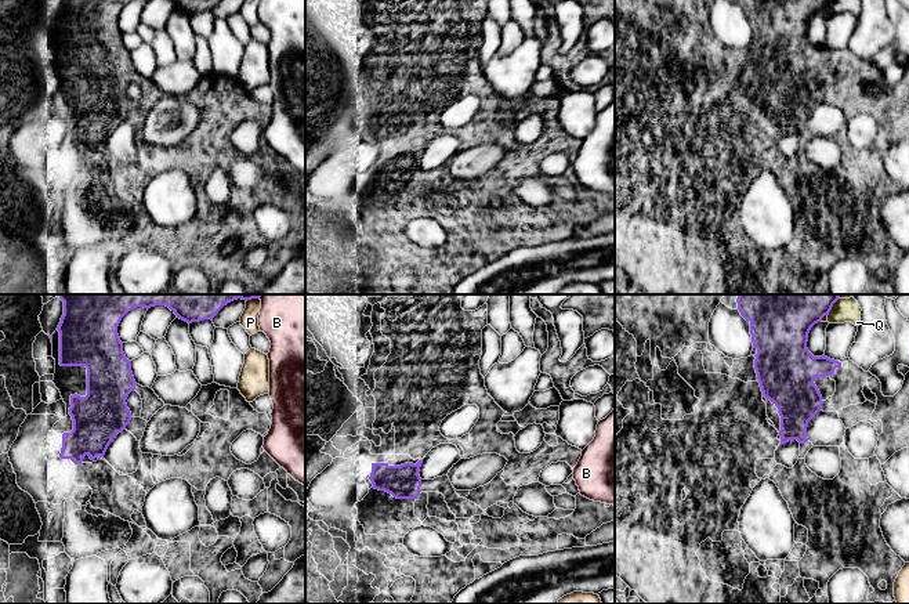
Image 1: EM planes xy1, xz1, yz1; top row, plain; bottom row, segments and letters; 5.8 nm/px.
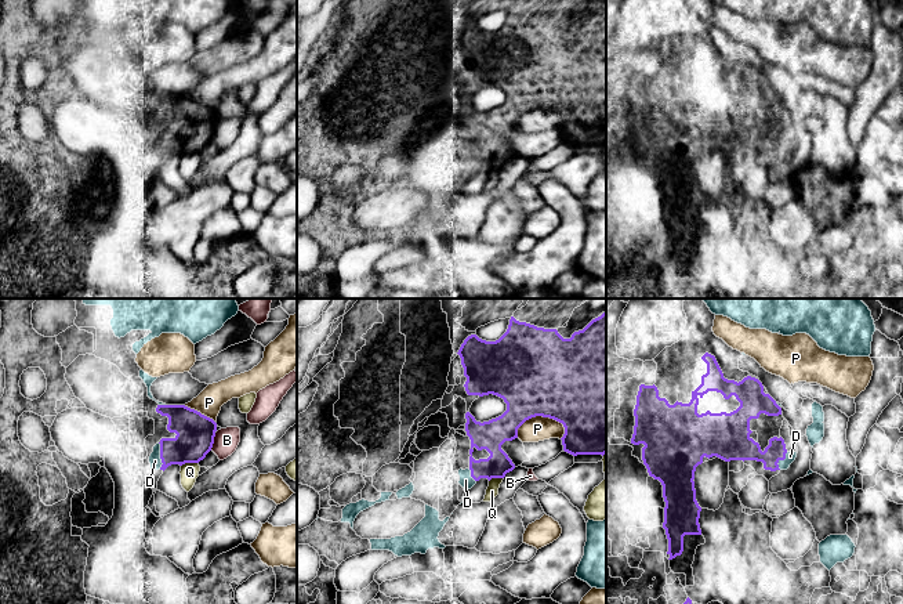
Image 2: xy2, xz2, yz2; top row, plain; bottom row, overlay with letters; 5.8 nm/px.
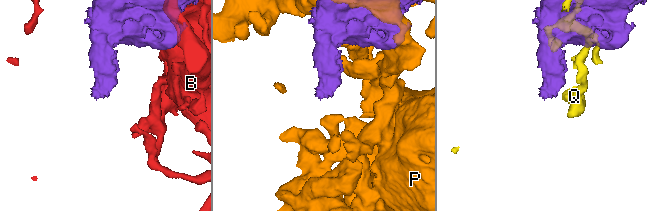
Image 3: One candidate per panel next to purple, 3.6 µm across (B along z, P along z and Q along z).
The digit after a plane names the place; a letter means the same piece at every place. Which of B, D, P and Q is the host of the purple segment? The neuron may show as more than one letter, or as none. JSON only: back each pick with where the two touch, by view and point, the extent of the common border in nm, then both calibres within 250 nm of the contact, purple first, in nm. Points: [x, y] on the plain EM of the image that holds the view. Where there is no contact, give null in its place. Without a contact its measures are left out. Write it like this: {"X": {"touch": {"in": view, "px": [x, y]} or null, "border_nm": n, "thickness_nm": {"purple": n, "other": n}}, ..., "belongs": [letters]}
{"belongs": []}

